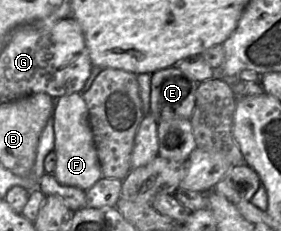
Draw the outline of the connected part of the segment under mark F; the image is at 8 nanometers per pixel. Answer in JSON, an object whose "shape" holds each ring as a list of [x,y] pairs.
{"shape":[[[73,93],[56,99],[53,130],[56,167],[52,174],[63,185],[87,191],[102,178],[102,171],[93,142],[87,105],[81,93]]]}

